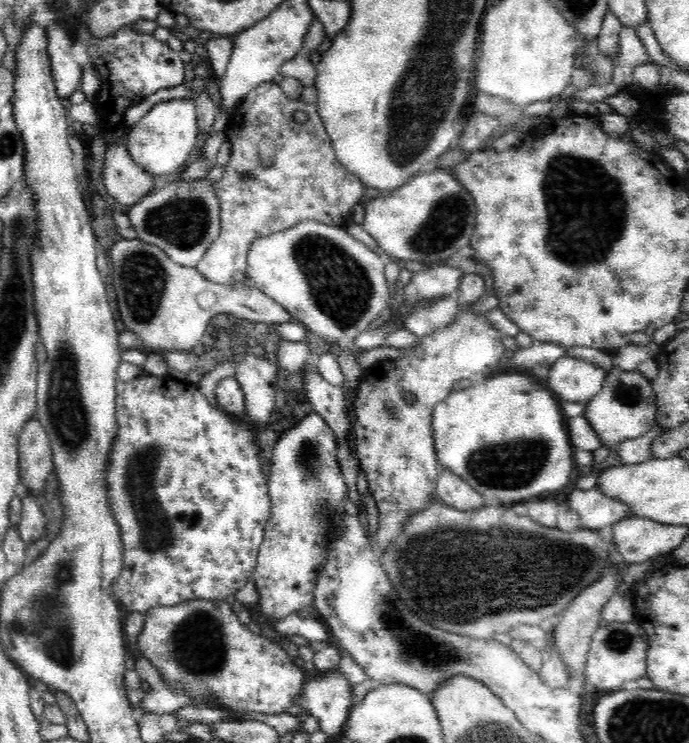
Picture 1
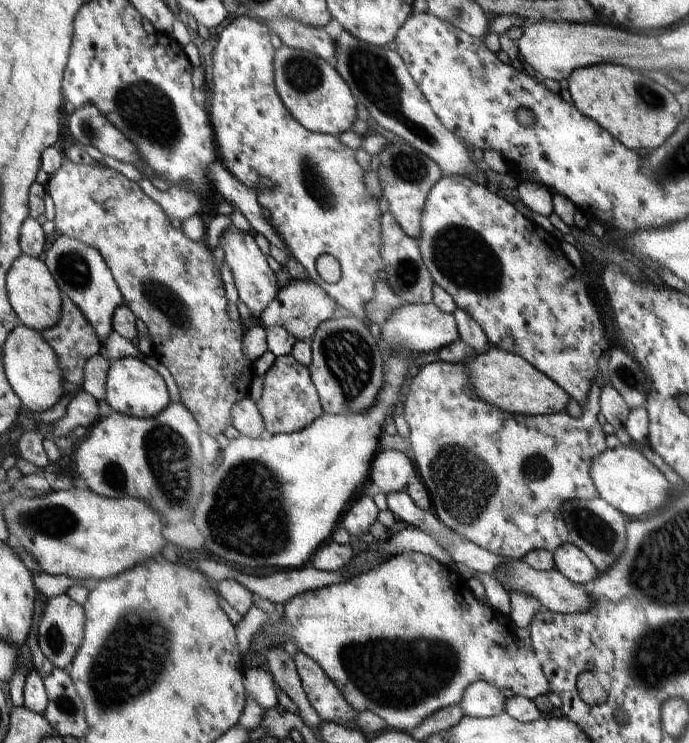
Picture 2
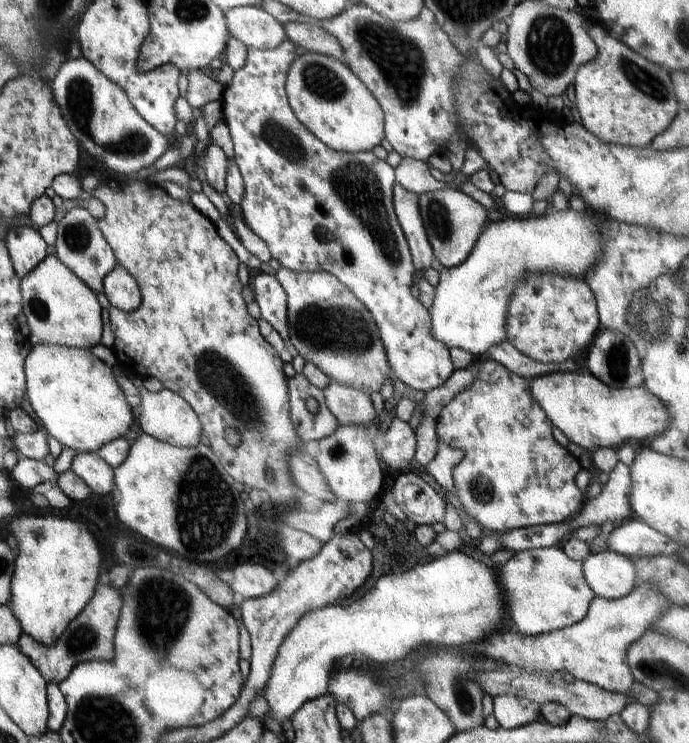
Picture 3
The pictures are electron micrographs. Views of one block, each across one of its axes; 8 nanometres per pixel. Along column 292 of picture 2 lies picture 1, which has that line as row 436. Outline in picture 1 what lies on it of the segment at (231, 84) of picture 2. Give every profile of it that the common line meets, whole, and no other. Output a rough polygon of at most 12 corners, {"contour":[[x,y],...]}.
{"contour":[[116,380],[122,608],[236,596],[272,501],[250,424]]}

